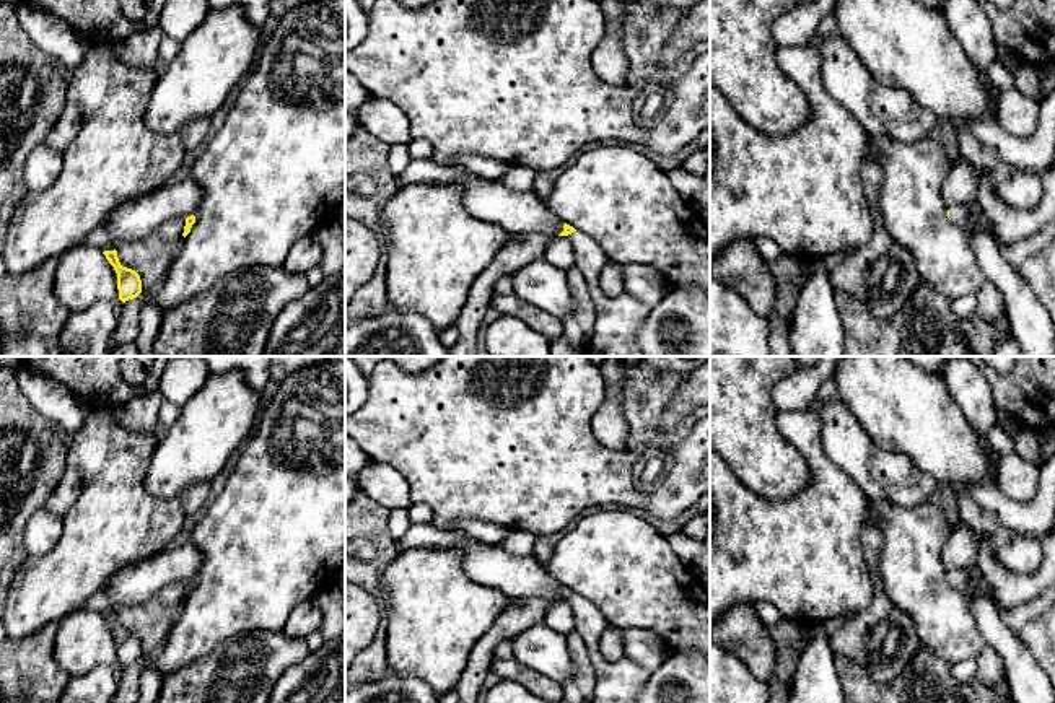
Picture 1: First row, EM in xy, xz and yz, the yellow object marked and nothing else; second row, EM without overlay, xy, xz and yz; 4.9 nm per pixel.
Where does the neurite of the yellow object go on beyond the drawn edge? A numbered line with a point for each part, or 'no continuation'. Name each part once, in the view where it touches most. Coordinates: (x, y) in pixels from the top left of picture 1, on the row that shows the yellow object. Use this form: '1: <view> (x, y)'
1: xz (617, 319)

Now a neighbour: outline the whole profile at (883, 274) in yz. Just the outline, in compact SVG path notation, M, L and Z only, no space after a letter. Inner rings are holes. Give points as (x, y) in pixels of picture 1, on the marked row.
M876 225L871 239L830 270L830 282L835 291L850 293L873 317L886 322L923 280L912 252Z

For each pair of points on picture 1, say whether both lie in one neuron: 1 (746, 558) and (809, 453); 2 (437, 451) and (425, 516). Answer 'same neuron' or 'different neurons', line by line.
1: same neuron
2: different neurons

